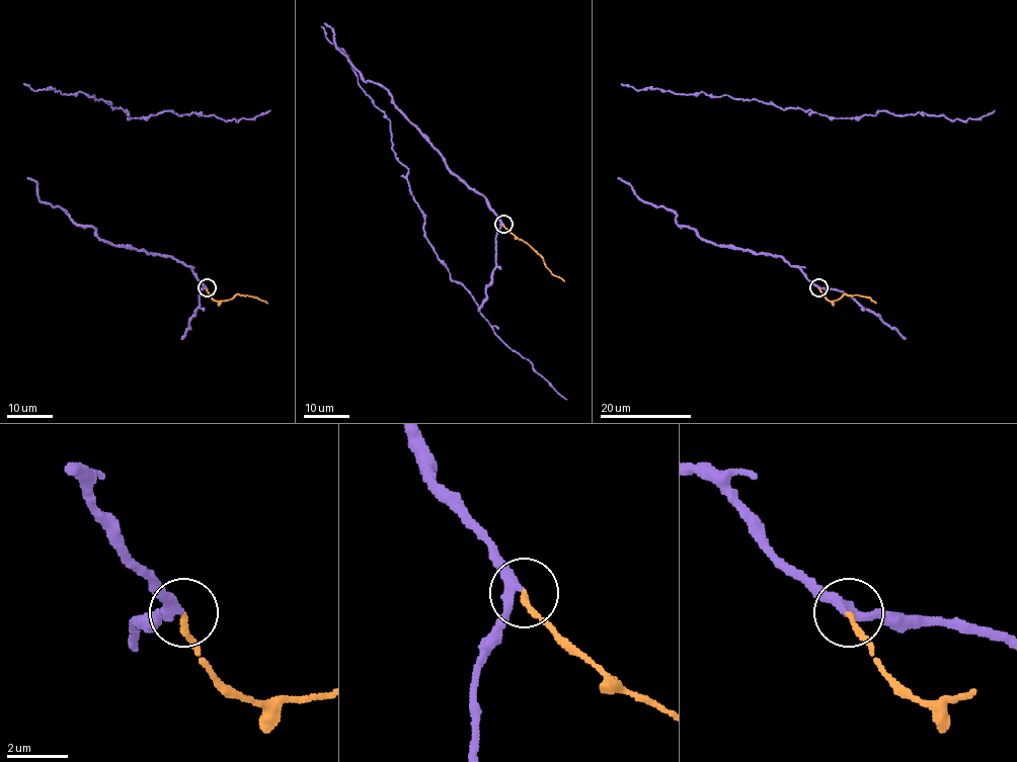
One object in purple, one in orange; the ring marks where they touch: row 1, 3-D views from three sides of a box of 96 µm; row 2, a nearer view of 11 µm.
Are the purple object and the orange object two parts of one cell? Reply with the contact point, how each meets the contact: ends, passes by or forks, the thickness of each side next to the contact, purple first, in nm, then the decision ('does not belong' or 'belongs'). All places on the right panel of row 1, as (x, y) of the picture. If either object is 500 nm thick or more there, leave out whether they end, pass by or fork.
place (818, 287); purple passes by; orange ends; calibres 300 and 180 nm; belongs

